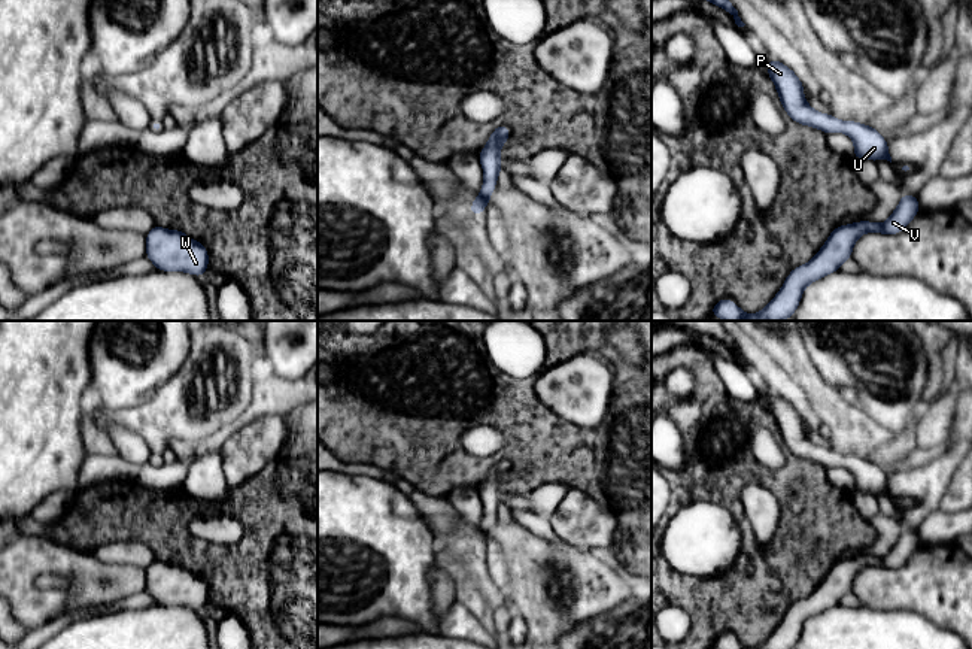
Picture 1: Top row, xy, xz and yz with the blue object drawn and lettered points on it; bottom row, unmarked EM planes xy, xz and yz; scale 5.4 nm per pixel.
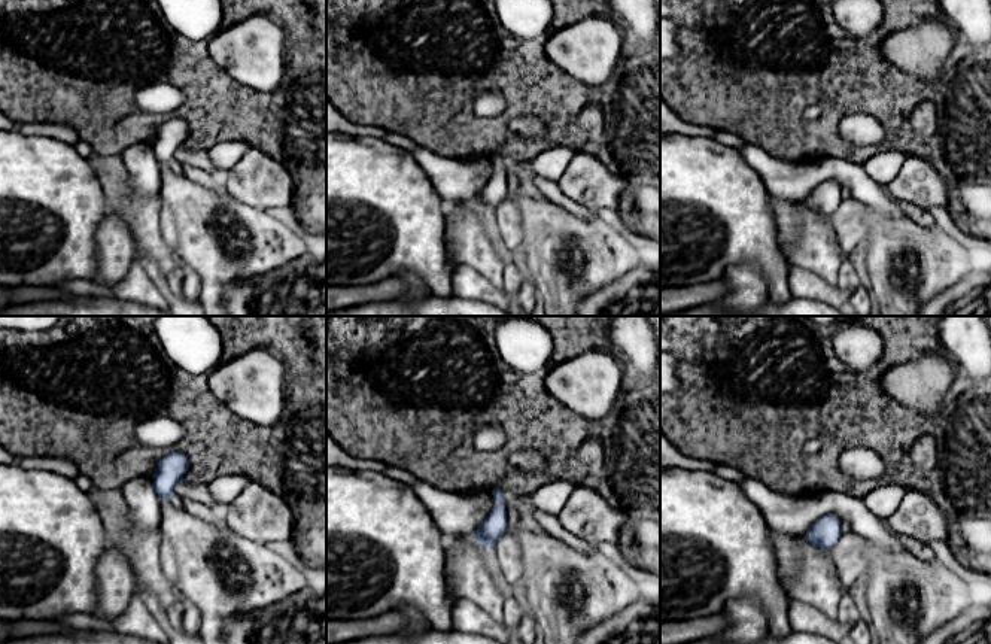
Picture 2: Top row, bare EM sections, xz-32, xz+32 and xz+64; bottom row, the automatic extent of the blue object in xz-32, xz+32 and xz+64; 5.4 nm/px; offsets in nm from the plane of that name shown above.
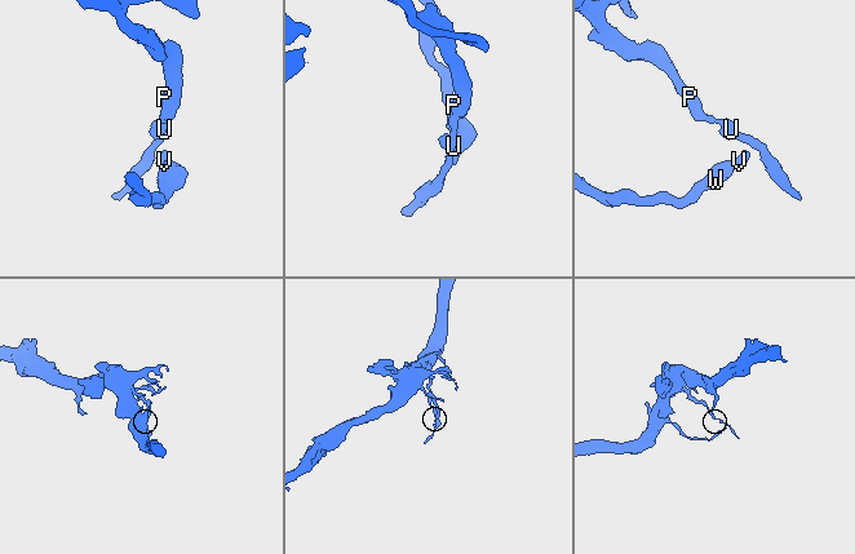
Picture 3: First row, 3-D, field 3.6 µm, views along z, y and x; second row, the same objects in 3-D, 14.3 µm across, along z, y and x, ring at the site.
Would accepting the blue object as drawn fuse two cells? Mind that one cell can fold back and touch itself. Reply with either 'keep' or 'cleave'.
keep

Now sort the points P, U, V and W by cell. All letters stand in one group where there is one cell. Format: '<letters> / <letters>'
P U V W

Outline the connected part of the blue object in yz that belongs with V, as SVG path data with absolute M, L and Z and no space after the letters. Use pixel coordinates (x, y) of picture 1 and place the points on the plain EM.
M903 528L894 546L883 558L859 555L838 559L812 594L792 604L777 630L762 645L751 649L793 649L804 624L810 618L839 604L841 598L851 592L853 580L862 568L897 568L903 565L918 545L920 537L915 530Z

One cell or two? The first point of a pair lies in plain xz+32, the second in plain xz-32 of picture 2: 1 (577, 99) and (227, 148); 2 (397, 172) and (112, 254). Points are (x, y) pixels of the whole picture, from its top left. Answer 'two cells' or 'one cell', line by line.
1: two cells
2: two cells

